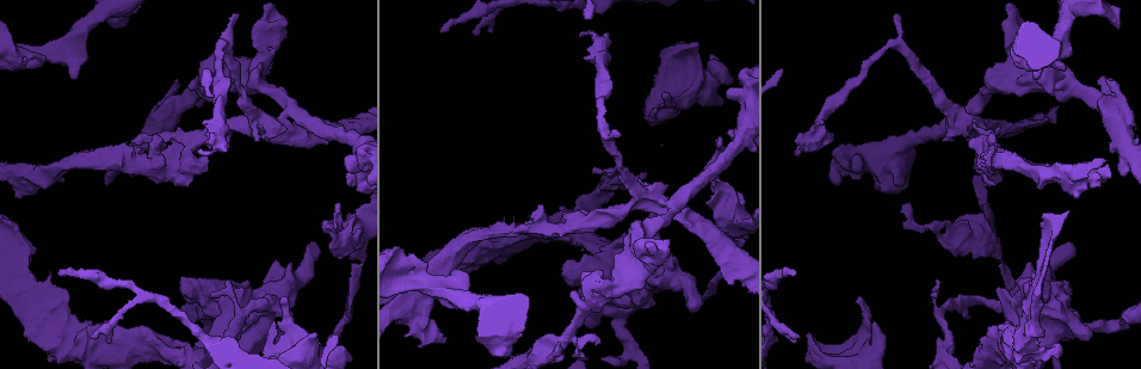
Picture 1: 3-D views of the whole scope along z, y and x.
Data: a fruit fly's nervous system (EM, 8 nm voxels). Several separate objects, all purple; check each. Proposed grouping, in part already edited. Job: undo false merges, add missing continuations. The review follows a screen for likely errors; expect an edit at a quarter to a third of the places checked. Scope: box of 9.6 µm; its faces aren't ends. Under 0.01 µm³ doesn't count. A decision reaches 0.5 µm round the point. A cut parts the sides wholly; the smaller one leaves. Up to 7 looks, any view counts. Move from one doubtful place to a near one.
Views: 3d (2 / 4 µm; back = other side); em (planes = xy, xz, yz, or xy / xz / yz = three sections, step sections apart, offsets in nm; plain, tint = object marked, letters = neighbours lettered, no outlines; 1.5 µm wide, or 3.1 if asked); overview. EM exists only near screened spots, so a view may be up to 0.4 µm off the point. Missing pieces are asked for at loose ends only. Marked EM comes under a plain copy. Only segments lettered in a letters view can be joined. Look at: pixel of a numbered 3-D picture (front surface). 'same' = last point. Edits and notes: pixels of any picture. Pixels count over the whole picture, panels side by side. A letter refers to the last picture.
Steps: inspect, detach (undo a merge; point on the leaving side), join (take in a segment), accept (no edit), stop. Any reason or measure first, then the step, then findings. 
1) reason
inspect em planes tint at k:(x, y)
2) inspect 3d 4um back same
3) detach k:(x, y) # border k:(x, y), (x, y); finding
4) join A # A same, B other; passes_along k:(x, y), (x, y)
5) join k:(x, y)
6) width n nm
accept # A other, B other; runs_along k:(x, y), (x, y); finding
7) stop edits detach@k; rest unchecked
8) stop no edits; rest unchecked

tapers out
inspect em xz step 8 letters at 1:(797, 337)

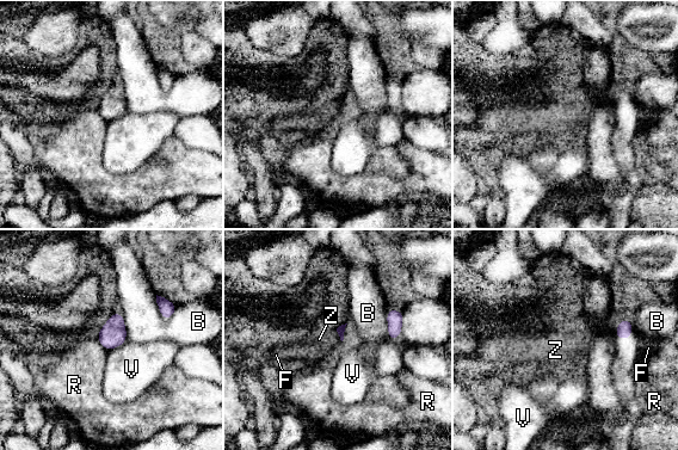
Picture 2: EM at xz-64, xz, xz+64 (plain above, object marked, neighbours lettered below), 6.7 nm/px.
another direction
inspect em planes letters same

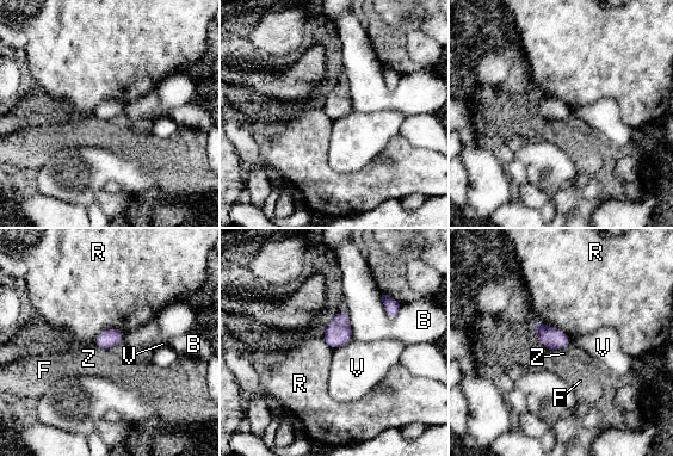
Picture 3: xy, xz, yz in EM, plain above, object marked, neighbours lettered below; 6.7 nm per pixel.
longest_contact R 300 nm
accept # B other, F other, R other, V other, Z other; border 3:(352, 340), (334, 350); no lettered segment goes on from it

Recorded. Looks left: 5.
inspect 3d 2um at 1:(1001, 264)

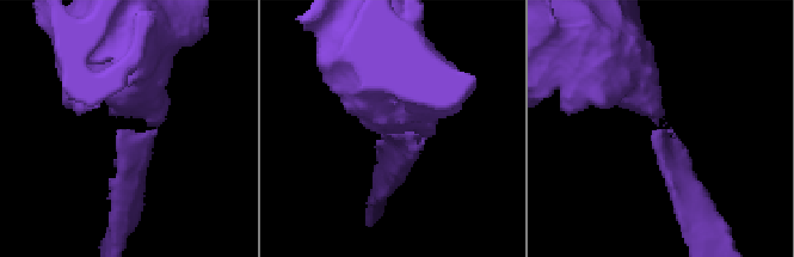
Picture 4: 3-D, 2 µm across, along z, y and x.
arms 3; arm_widths 220, 240, 420 nm; shape alone is not enough
inspect em planes letters at 4:(120, 134)

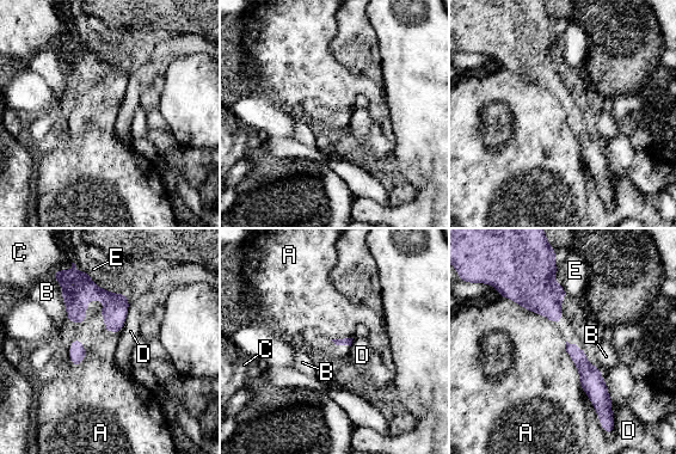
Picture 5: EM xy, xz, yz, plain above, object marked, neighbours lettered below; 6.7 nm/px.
accept # A other, B other, C other, D other, E other; border 5:(499, 295), (541, 314), (552, 323); continuous, no second neuron

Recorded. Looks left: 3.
calibre changes
inspect em planes letters at 1:(505, 249)

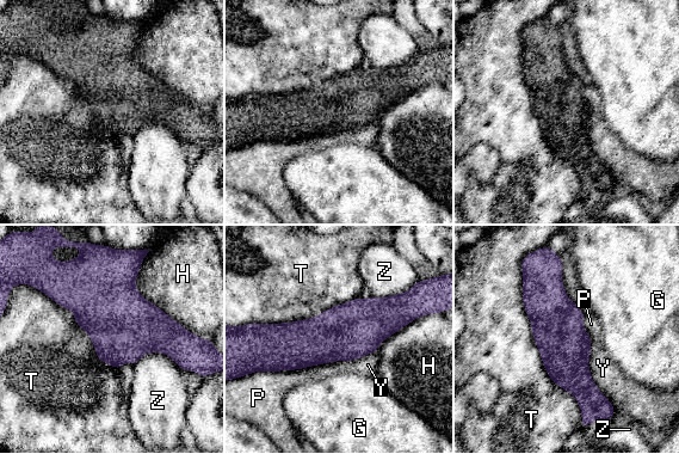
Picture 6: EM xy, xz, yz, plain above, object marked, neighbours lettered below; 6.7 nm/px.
longest_contact T 800 nm
accept # G other, H other, P other, T other, Y other, Z other; runs_along 6:(555, 269), (555, 320), (586, 409); all the same neuron

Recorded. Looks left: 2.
stop no edits; rest unchecked

